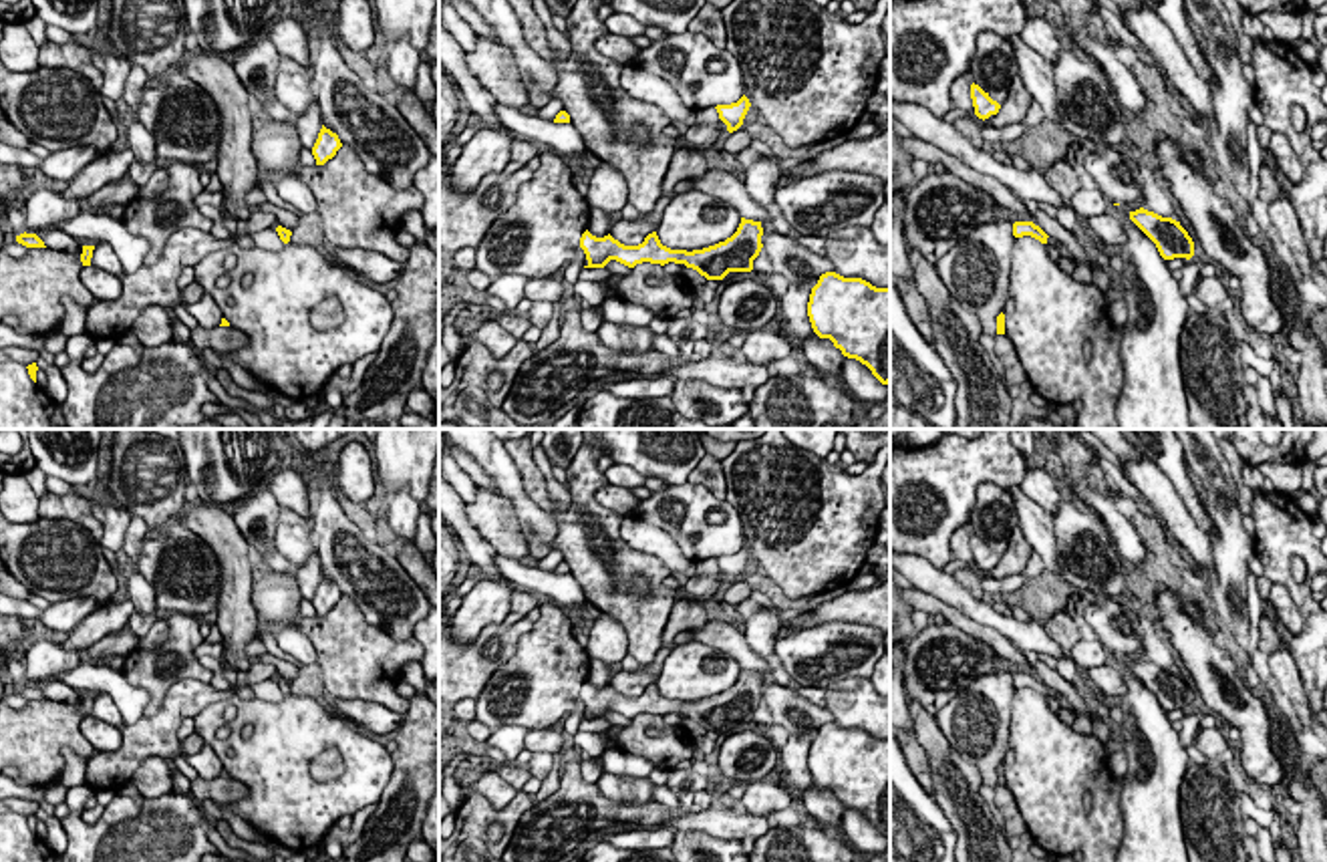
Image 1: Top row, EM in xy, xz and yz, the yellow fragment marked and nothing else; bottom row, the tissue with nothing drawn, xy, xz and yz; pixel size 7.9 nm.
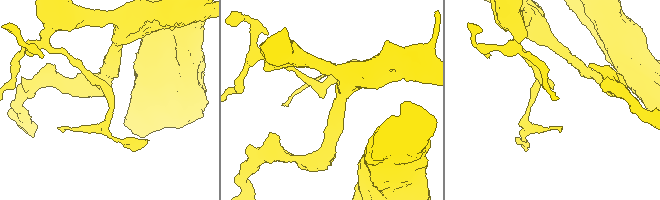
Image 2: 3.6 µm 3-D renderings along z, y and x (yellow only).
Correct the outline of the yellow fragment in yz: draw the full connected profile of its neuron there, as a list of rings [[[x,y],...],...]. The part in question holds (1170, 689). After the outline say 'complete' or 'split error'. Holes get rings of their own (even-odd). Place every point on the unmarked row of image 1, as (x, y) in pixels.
[[[1144,659],[1130,663],[1130,671],[1156,695],[1164,711],[1190,711],[1194,707],[1194,693],[1180,673]]] | complete

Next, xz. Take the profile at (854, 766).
[[[826,723],[812,739],[807,767],[820,789],[830,789],[844,808],[866,816],[882,836],[890,834],[890,739]]] | complete

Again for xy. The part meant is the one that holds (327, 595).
[[[322,576],[318,590],[312,598],[316,616],[324,616],[328,610],[332,610],[340,598],[342,598],[342,594],[340,594],[338,586]]] | complete

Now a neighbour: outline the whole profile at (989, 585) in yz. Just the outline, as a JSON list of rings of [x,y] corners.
[[[1013,574],[1007,578],[985,576],[981,580],[981,588],[983,588],[983,592],[989,592],[989,594],[1009,594],[1009,592],[1021,588],[1027,578],[1029,576],[1025,576],[1025,574]]]

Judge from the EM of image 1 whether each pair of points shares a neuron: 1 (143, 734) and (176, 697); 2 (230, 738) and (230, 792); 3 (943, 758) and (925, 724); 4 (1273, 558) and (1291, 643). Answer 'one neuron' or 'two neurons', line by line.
1: one neuron
2: two neurons
3: one neuron
4: one neuron

